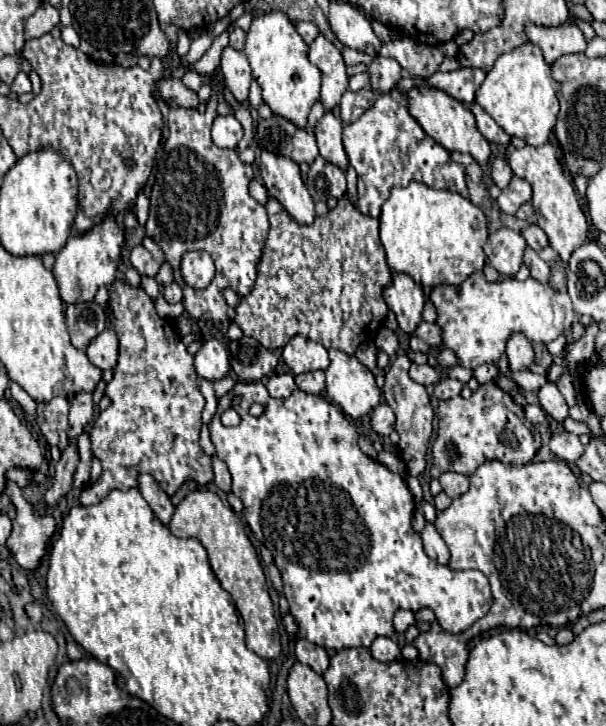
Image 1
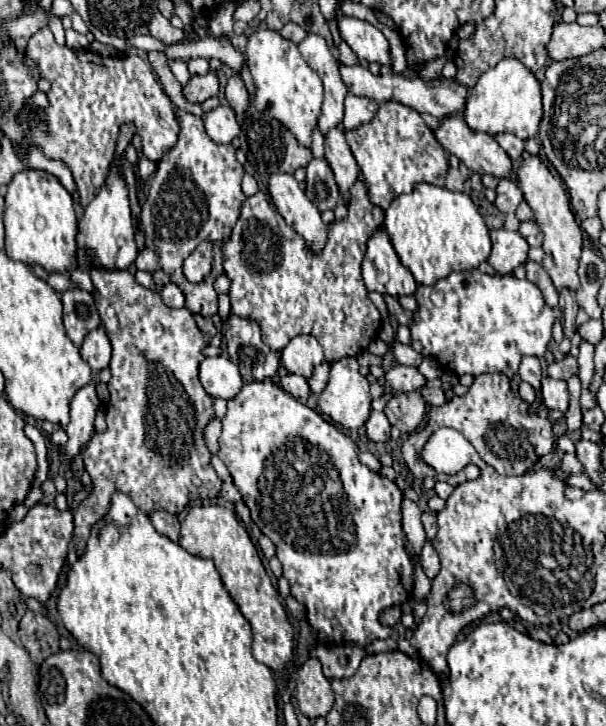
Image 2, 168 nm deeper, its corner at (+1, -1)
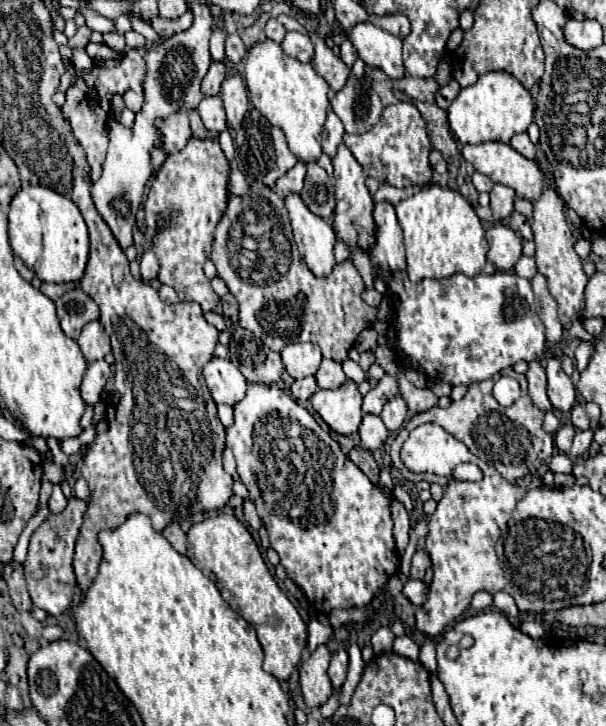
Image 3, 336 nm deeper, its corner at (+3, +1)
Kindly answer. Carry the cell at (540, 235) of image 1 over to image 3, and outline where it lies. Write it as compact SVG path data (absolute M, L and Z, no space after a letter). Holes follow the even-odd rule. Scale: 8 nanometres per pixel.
M513 212L513 214L511 214L511 220L509 220L509 228L511 228L517 236L521 236L523 240L533 240L533 232L531 232L529 220L527 220L523 214Z

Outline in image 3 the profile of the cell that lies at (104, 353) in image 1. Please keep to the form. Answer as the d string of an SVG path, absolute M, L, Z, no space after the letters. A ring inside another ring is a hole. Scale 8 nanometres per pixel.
M89 322L89 326L85 326L85 330L81 332L77 344L79 344L87 362L103 360L105 354L111 352L109 336L105 334L105 330L99 322Z

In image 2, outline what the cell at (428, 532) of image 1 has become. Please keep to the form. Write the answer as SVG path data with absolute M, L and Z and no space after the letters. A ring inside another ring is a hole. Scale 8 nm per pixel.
M427 540L425 546L423 546L423 552L421 552L421 566L423 566L423 572L427 574L427 578L435 578L435 574L439 572L441 568L441 560L433 548L433 544Z

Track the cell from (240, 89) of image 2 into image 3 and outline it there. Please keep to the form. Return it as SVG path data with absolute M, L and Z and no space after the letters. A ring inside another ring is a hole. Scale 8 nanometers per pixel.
M229 76L223 80L221 86L221 98L225 102L227 110L227 124L229 128L237 128L243 122L243 116L249 110L249 100L247 100L247 86L241 76Z

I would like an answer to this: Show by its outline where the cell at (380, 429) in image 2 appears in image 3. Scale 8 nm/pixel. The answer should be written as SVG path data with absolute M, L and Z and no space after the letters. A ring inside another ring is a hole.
M365 414L363 422L359 426L359 436L361 436L361 444L367 450L377 450L383 446L383 442L389 436L389 430L385 428L381 416L375 414Z

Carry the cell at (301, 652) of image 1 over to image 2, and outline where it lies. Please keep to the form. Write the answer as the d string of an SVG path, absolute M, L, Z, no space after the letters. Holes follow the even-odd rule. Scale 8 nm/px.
M333 644L333 646L317 646L311 656L319 658L323 664L323 674L333 678L349 678L357 672L361 660L367 656L363 646L357 644Z

